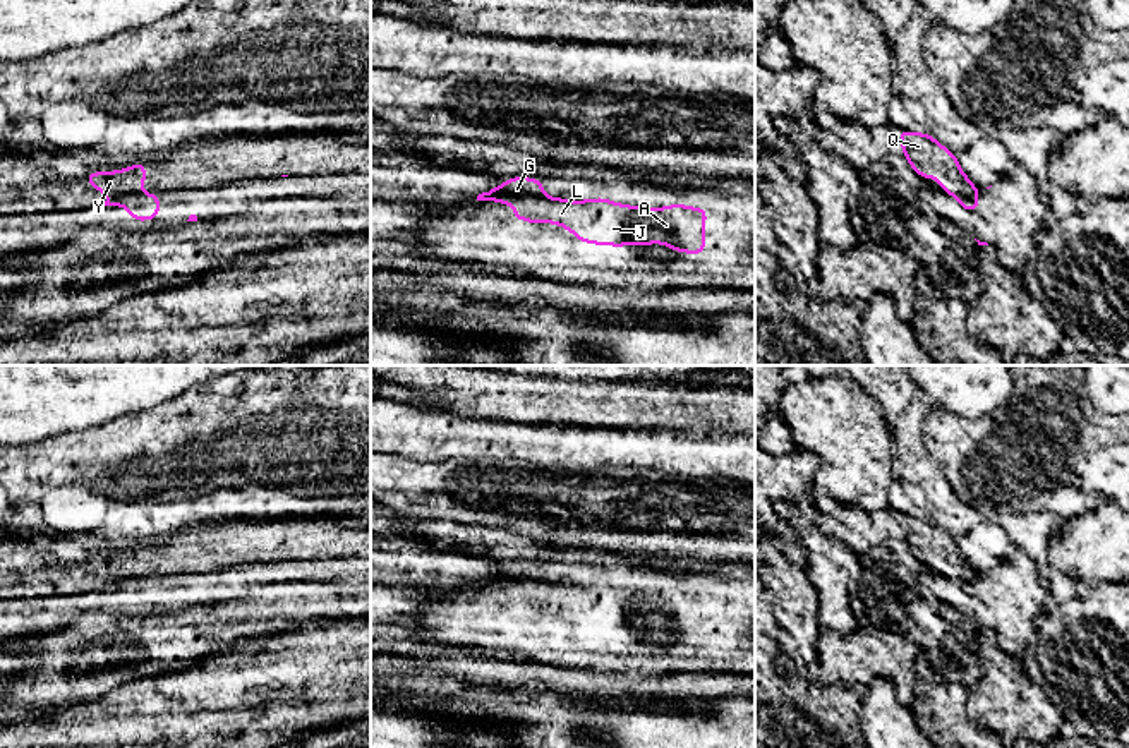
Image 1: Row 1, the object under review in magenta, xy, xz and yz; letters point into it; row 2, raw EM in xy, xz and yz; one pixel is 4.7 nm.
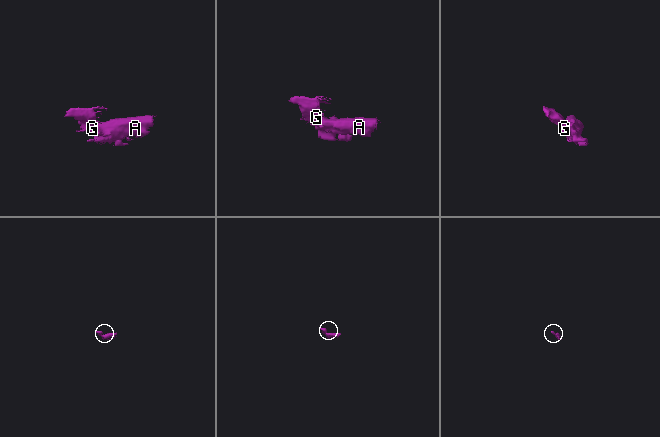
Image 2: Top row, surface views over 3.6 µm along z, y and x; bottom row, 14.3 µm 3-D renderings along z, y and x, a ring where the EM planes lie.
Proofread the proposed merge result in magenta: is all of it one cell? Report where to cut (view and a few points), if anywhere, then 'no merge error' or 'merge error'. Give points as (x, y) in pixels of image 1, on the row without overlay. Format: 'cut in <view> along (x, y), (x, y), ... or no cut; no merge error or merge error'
cut in xy along (139, 577), (115, 582); merge error

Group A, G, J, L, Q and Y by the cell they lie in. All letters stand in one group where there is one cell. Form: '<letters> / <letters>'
A G J L / Q Y

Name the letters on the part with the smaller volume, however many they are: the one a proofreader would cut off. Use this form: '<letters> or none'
Q, Y

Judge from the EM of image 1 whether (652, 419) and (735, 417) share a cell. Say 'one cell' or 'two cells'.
one cell

